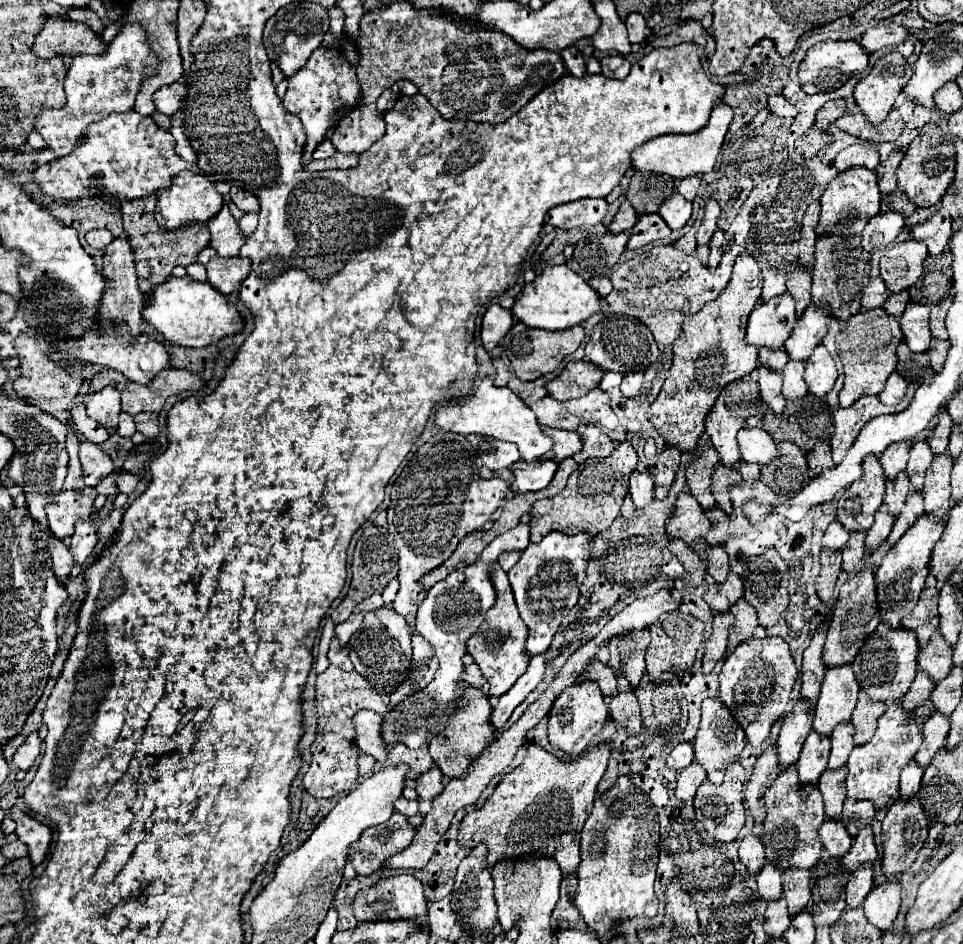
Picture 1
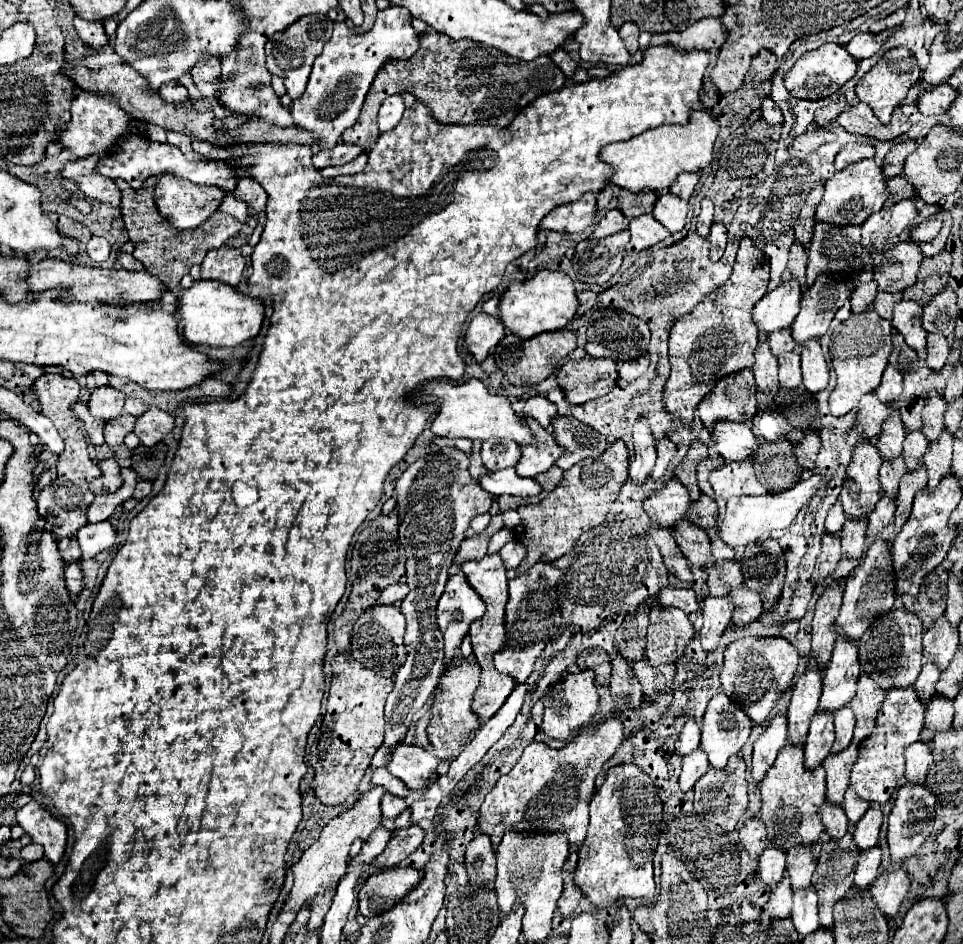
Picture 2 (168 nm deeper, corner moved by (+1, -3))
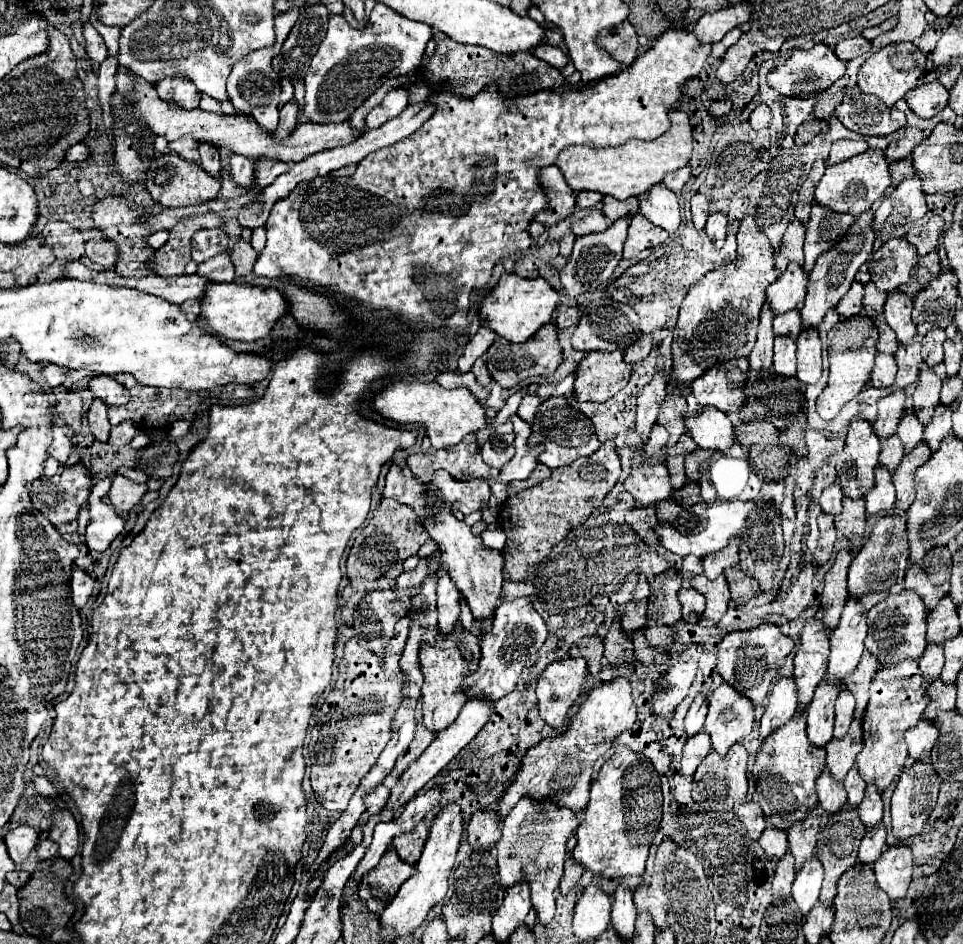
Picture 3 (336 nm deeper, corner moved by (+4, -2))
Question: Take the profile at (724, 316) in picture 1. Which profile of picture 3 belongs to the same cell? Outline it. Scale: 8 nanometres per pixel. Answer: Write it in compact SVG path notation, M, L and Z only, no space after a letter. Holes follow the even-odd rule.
M745 215L737 231L737 257L729 265L709 271L685 295L673 333L671 385L689 387L713 363L733 357L747 357L755 345L759 311L765 303L765 289L777 279L773 247L759 231L753 217Z

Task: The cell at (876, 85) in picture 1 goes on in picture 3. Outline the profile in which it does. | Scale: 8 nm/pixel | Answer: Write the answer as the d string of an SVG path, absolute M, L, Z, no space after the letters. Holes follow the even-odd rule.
M893 43L871 55L861 65L857 85L861 87L863 93L871 93L879 97L887 107L893 107L899 99L905 97L907 91L911 91L917 85L923 69L925 69L925 55L913 43Z

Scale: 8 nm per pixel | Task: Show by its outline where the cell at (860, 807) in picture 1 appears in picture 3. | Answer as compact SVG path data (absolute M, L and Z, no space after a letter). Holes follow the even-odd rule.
M853 767L853 769L847 773L843 785L845 785L845 791L847 791L847 803L849 803L851 807L859 807L859 803L861 803L861 799L863 799L863 795L865 795L867 783L859 777L857 767Z

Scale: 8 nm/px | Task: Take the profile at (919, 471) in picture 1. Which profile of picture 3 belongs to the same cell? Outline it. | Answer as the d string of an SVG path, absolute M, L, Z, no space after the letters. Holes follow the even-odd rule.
M905 413L899 427L897 427L897 435L905 447L905 453L909 453L923 439L923 425L919 423L919 419L913 413Z

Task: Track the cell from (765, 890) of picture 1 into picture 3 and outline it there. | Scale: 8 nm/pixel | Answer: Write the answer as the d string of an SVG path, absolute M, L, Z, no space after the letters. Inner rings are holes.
M767 827L763 831L763 835L759 837L759 845L765 851L765 857L769 861L779 863L787 853L787 833L783 833L775 827Z

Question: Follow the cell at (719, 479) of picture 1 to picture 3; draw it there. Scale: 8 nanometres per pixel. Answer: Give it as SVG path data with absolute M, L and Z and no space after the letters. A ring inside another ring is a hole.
M697 447L693 453L689 453L689 455L685 457L685 473L687 473L687 477L693 479L693 481L699 481L699 465L701 465L705 459L709 459L713 453L715 453L715 451L701 449L701 447Z

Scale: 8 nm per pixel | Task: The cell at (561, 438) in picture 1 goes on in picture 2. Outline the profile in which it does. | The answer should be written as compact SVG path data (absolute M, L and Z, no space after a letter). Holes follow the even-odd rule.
M526 420L526 424L532 430L534 442L520 446L522 456L514 468L518 476L534 478L536 474L546 472L556 462L556 458L564 454L564 448L560 448L554 442L554 436L546 428L540 428L540 424L536 424L534 420Z

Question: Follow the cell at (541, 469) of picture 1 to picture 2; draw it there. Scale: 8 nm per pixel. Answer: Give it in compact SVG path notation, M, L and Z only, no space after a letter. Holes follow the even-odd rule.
M514 468L488 472L488 474L480 476L480 484L486 492L490 492L494 496L512 494L512 496L520 496L520 498L532 498L532 496L540 494L540 486L536 484L536 480L516 476Z

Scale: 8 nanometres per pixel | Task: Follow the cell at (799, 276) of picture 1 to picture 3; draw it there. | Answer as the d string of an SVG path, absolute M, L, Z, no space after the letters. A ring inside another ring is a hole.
M793 219L783 235L781 257L787 261L795 261L795 263L803 265L803 237L805 237L805 227Z

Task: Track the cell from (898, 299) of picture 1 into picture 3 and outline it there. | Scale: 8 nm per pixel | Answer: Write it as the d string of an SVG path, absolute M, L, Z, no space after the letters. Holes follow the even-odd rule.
M867 283L865 285L865 297L863 297L863 309L871 319L877 319L883 313L883 305L885 305L887 293L877 291L875 283Z

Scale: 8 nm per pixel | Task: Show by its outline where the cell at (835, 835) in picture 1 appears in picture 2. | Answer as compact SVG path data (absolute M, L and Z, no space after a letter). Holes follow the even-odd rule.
M828 800L820 806L820 818L826 828L826 832L832 836L832 840L840 840L848 832L848 818L844 816L842 806L830 804Z

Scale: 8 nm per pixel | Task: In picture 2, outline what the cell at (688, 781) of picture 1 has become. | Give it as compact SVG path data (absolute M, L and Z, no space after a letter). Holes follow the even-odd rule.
M694 750L692 754L688 754L688 756L684 756L682 758L682 772L680 772L680 788L684 790L684 792L688 792L688 790L692 790L692 786L696 784L696 780L702 776L702 774L706 774L706 770L708 770L708 756L706 756L706 752L704 750Z

